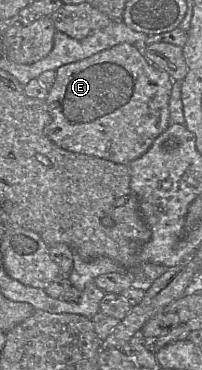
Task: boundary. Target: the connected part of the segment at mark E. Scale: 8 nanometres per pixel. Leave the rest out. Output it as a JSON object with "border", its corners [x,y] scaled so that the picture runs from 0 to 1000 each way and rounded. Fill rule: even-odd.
{"border":[[[579,119],[426,159],[312,176],[272,195],[267,224],[223,268],[252,314],[233,368],[322,405],[639,446],[718,416],[847,332],[837,265],[861,216],[738,168],[688,122]]]}

